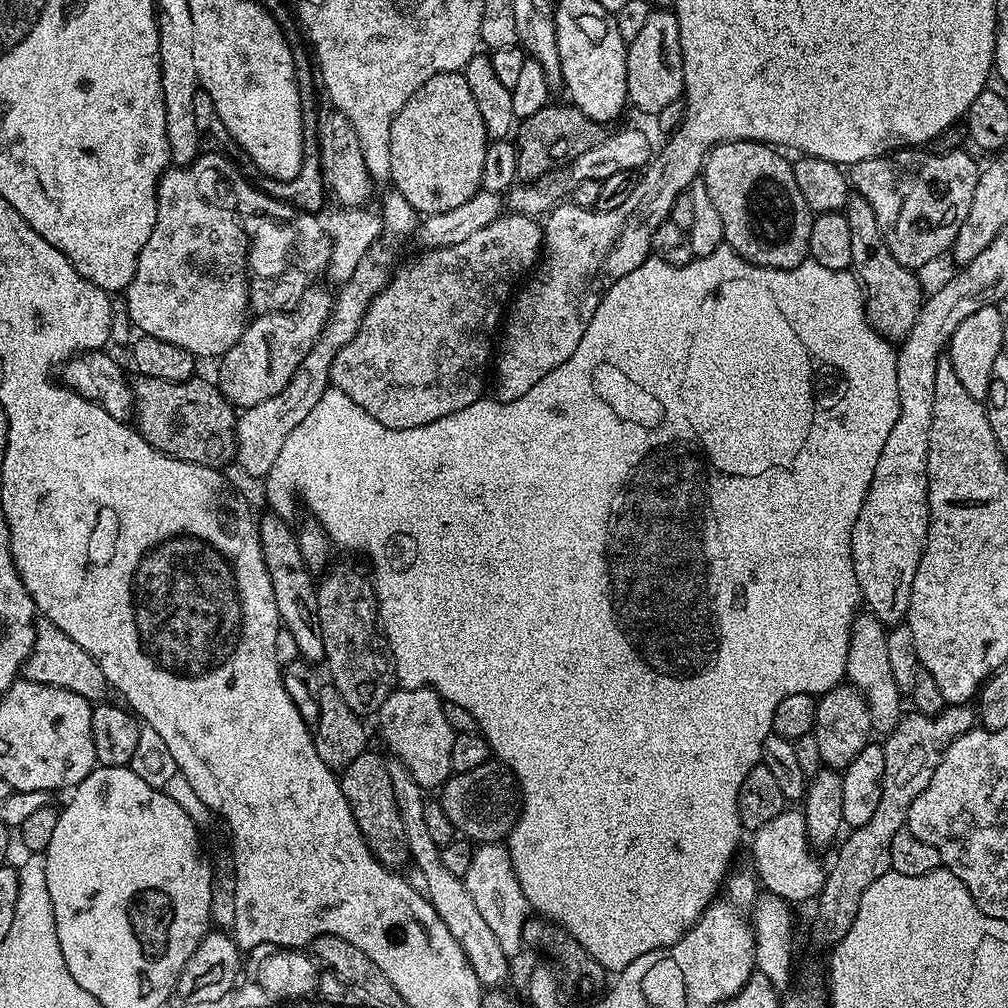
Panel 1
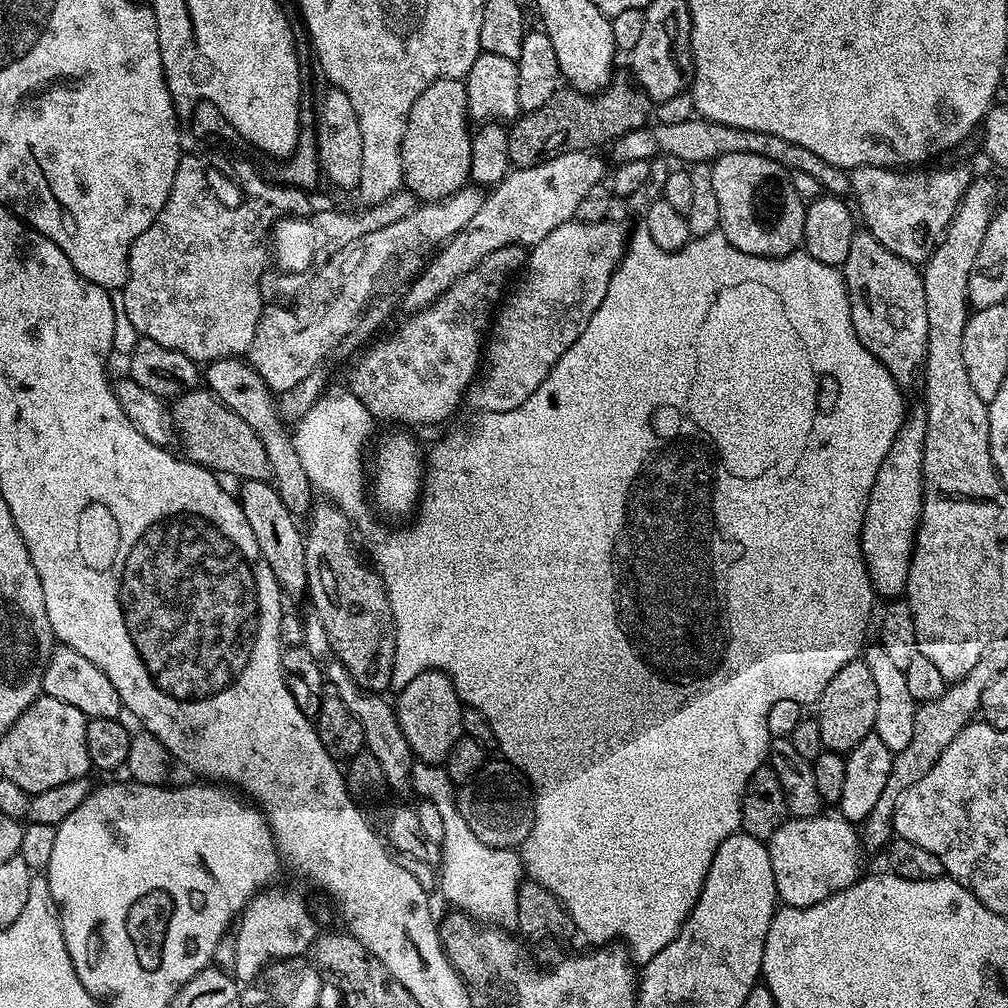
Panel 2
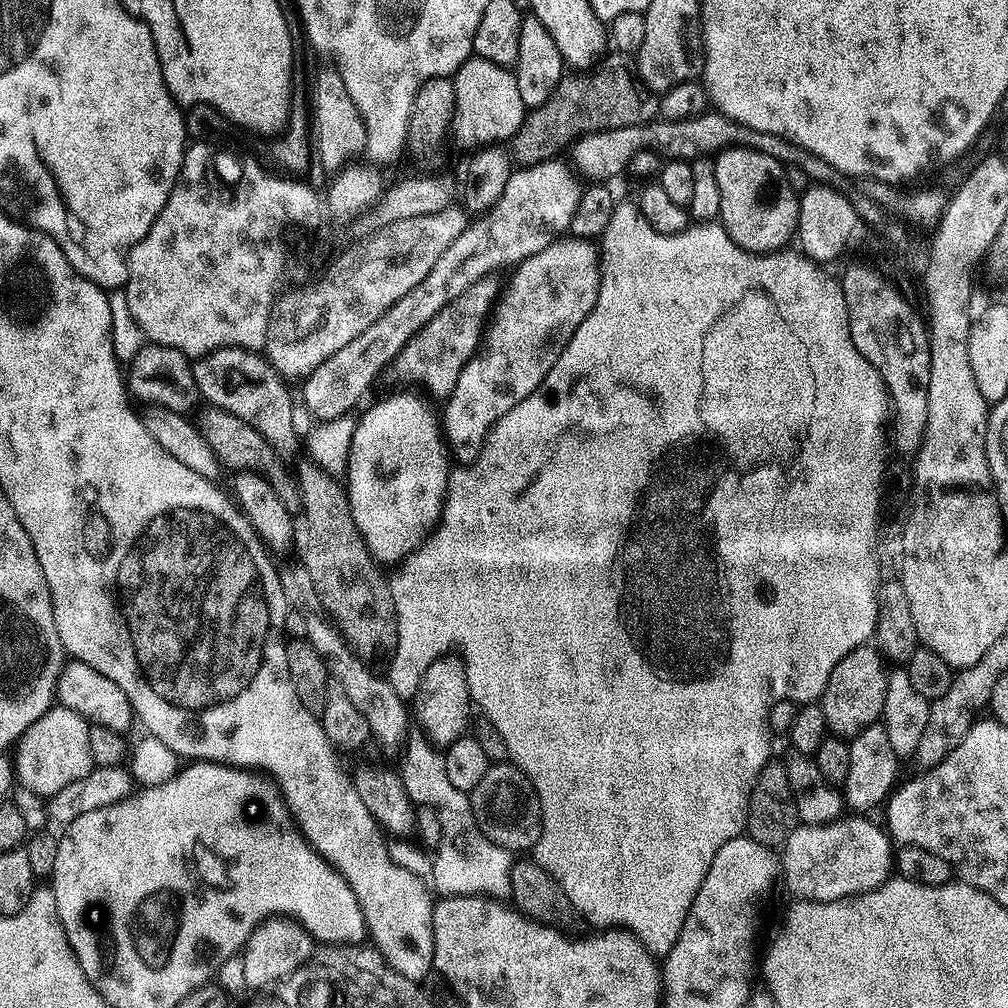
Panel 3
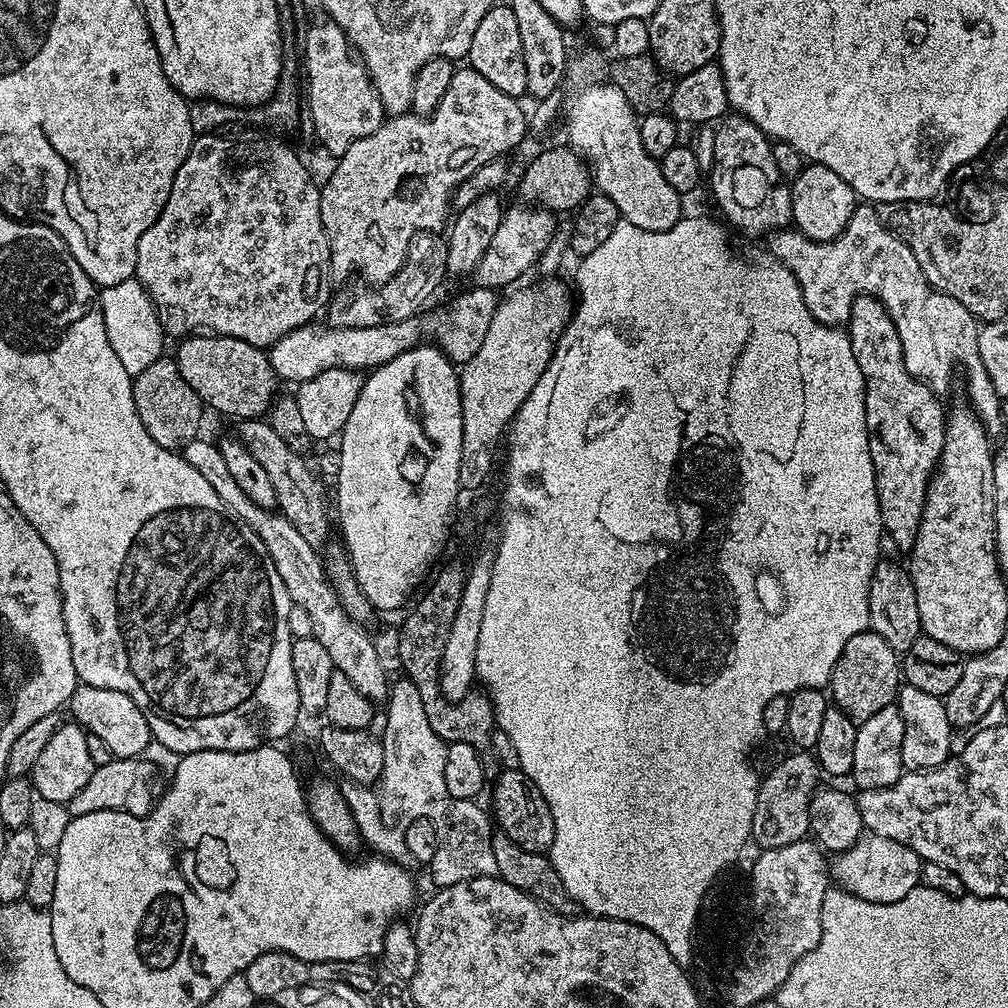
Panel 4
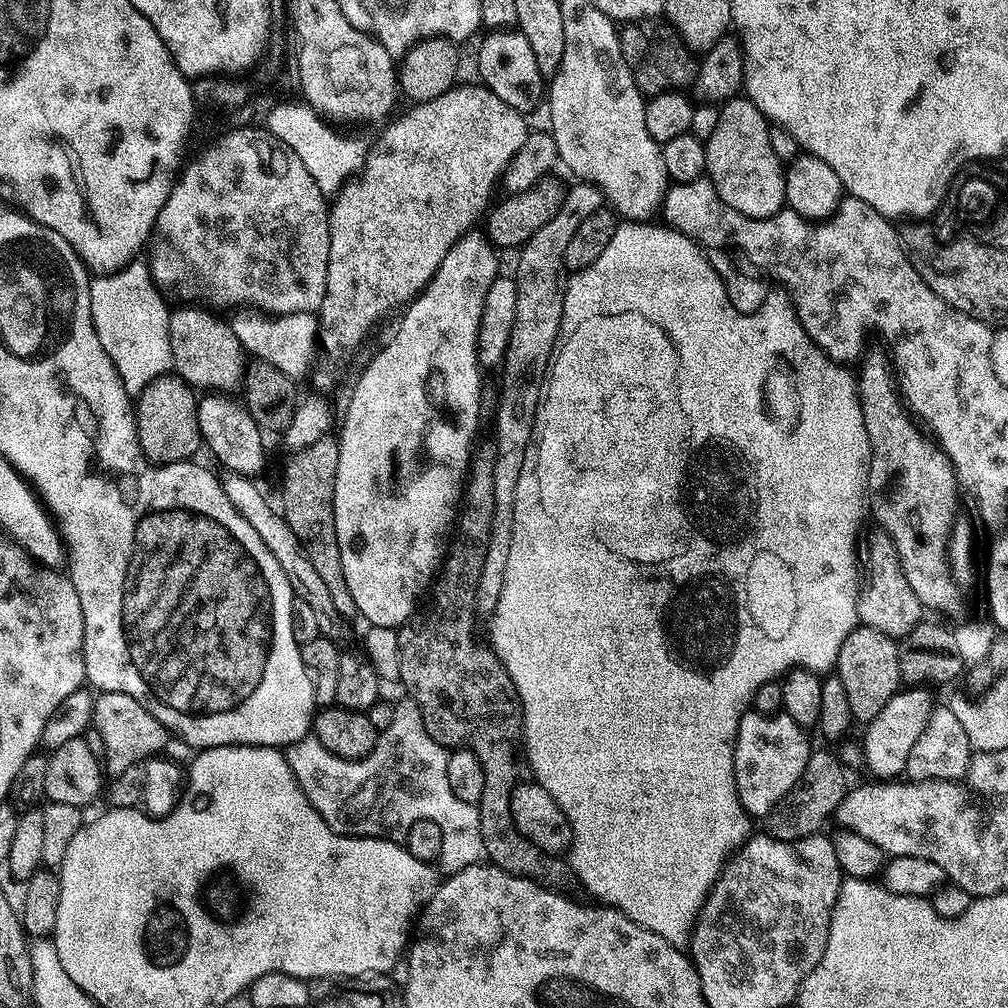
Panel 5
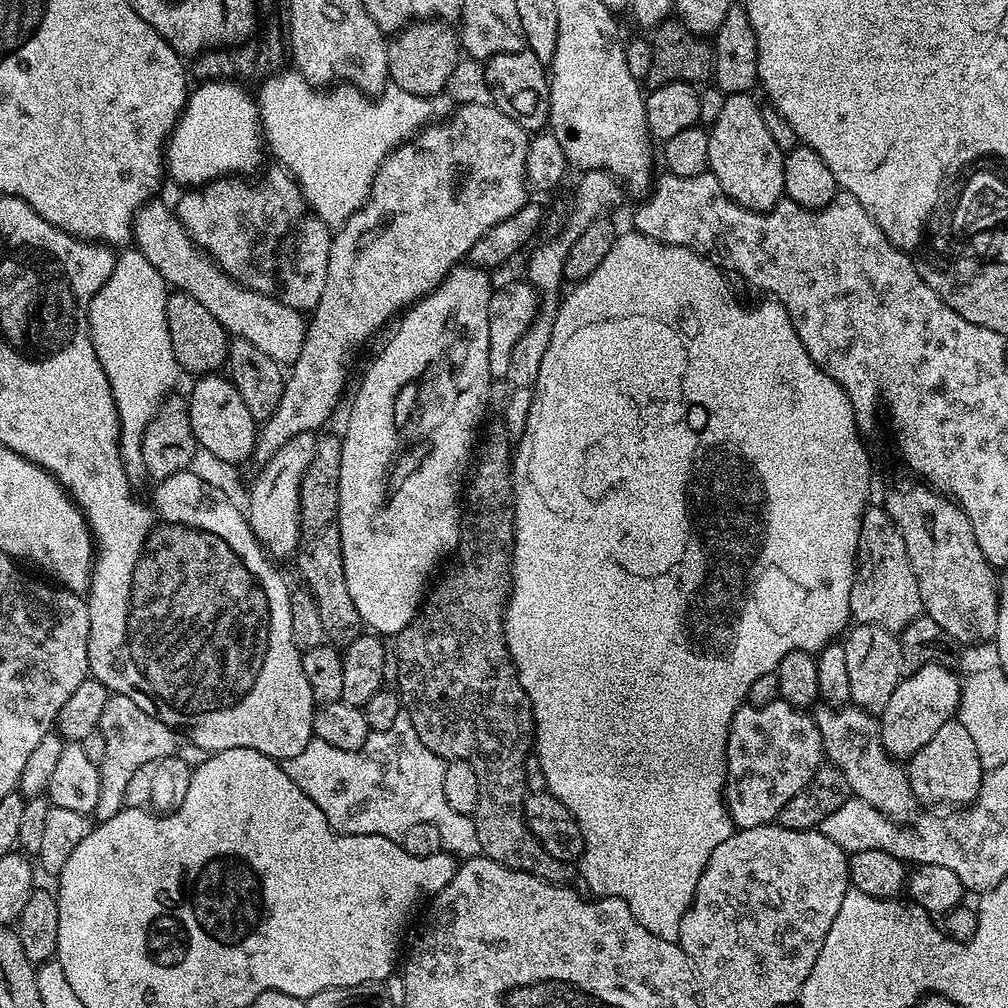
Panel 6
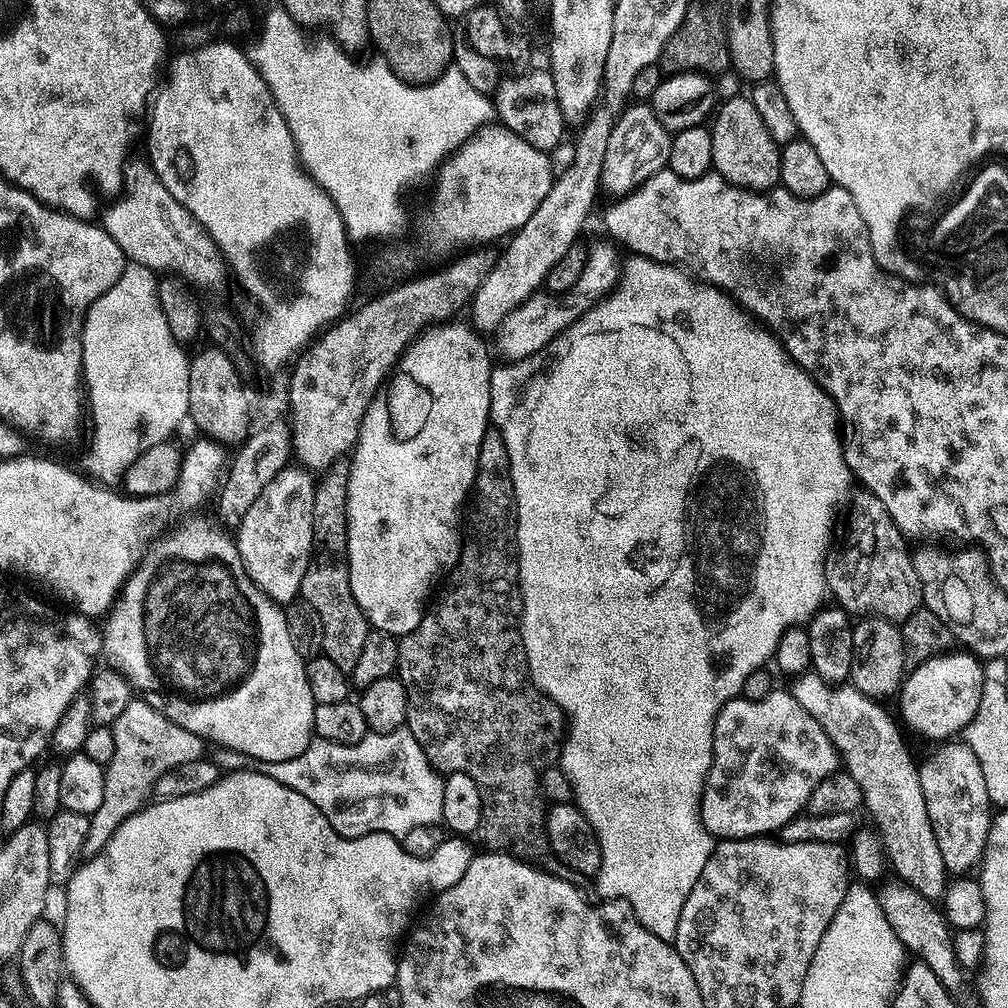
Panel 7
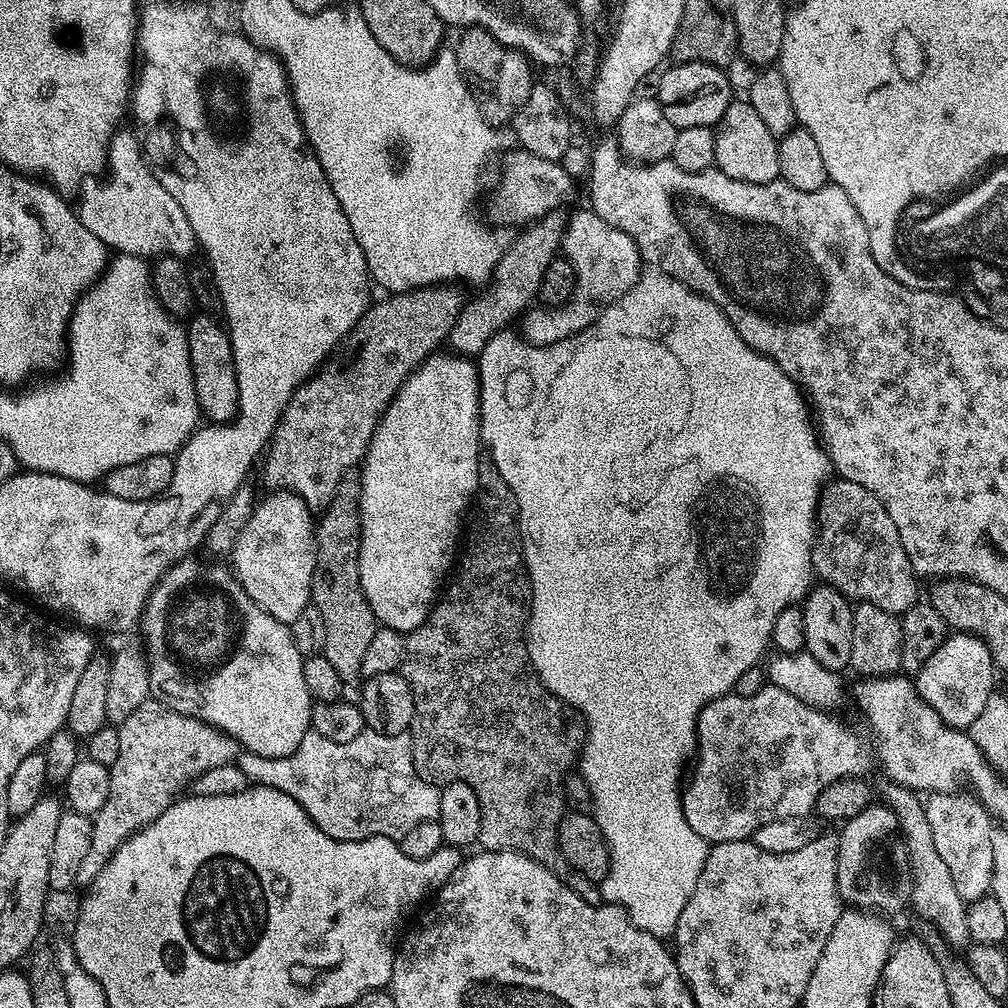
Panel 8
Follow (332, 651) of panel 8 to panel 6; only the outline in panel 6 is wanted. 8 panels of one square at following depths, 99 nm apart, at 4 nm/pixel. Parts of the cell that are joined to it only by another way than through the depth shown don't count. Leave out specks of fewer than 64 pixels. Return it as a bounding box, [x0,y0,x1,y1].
[294,436,362,646]

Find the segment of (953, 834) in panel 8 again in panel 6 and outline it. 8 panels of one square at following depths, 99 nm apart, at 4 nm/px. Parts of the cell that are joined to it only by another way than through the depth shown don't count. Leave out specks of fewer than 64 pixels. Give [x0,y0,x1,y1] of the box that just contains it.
[906,718,986,806]

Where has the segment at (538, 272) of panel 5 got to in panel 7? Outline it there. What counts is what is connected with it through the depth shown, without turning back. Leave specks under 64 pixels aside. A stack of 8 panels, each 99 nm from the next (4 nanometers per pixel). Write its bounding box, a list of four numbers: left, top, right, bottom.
[600,102,672,198]

